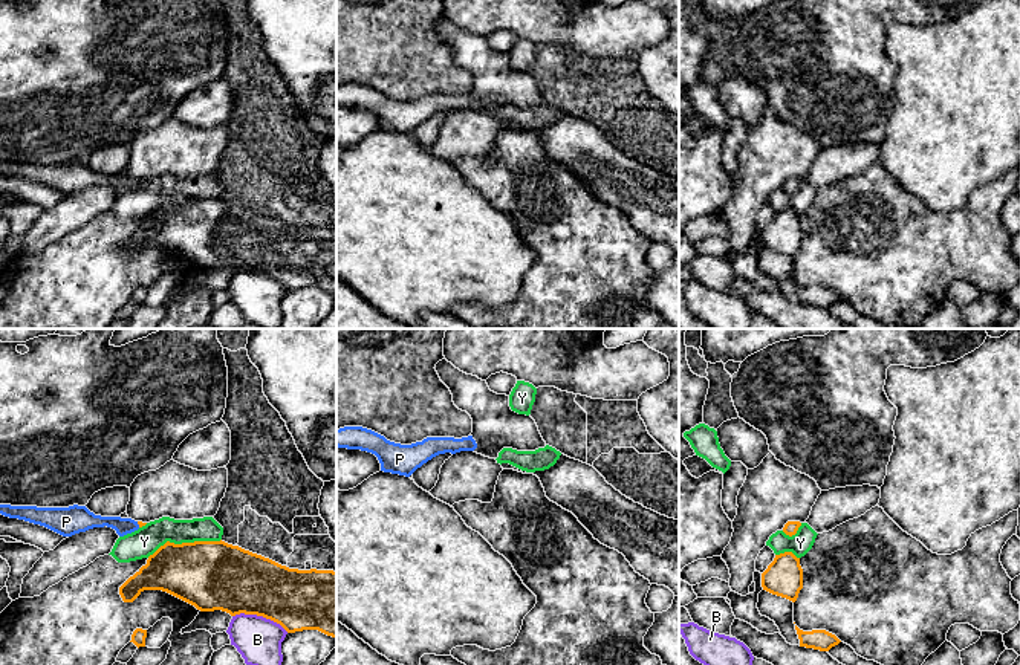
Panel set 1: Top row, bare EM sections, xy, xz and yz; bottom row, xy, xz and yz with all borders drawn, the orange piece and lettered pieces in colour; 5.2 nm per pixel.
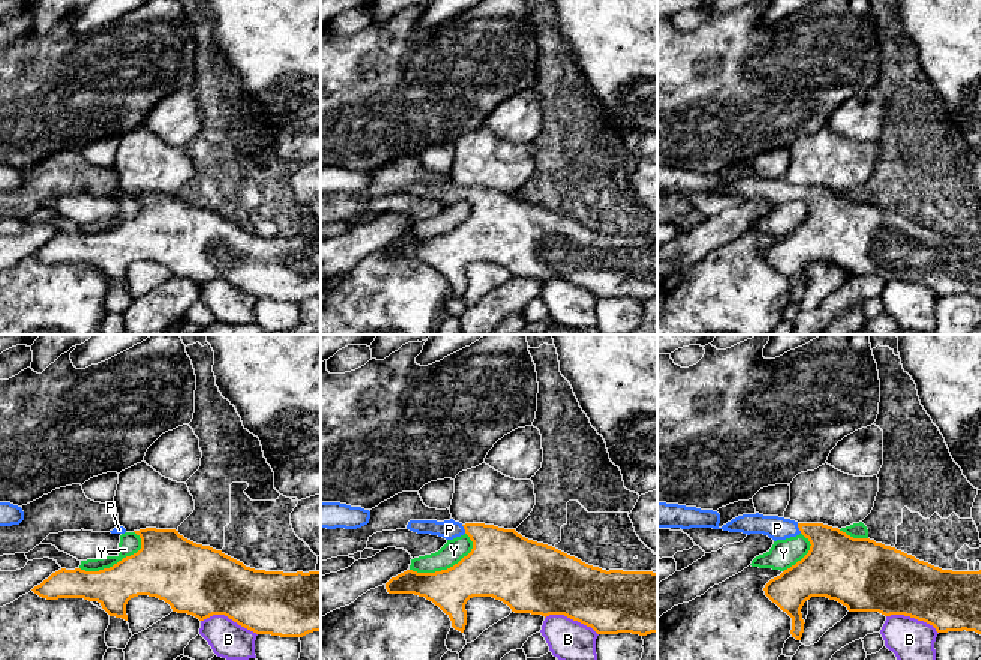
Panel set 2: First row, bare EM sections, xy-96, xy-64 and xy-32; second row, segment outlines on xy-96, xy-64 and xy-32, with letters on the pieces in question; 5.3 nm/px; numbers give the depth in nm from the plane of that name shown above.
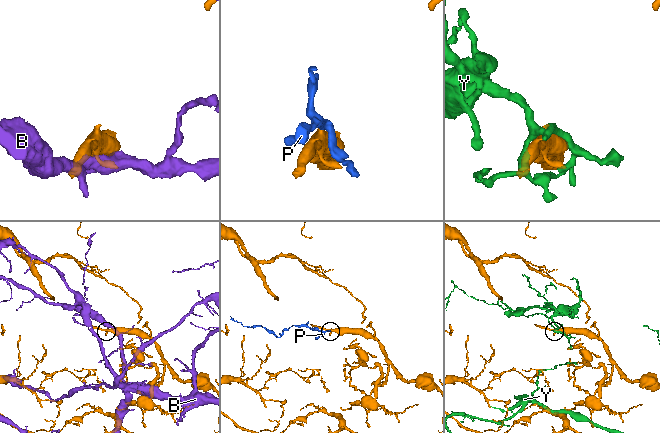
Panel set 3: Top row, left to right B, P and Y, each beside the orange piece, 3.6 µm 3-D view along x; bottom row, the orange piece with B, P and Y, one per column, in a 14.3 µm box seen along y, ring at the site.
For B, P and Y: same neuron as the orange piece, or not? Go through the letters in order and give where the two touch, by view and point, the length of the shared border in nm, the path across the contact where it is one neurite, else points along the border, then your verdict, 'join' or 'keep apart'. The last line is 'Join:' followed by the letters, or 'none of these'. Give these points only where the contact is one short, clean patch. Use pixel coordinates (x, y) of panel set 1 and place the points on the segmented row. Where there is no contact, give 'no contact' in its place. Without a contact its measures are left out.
B: xy (260, 615) | 300 nm | keep apart
P: xy (138, 523) | 40 nm | across xy (139, 523), (138, 523), (123, 526) | join
Y: xy (184, 543) | 400 nm | keep apart
Join: P

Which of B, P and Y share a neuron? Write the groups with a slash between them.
B / P / Y

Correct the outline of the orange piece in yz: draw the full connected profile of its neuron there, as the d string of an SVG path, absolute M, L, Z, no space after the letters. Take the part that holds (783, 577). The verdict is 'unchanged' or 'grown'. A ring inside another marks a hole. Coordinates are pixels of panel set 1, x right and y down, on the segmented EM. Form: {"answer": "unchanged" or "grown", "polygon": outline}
{"answer": "unchanged", "polygon": "M792 552L775 555L774 561L762 573L762 587L772 595L795 602L803 589L800 558Z"}

